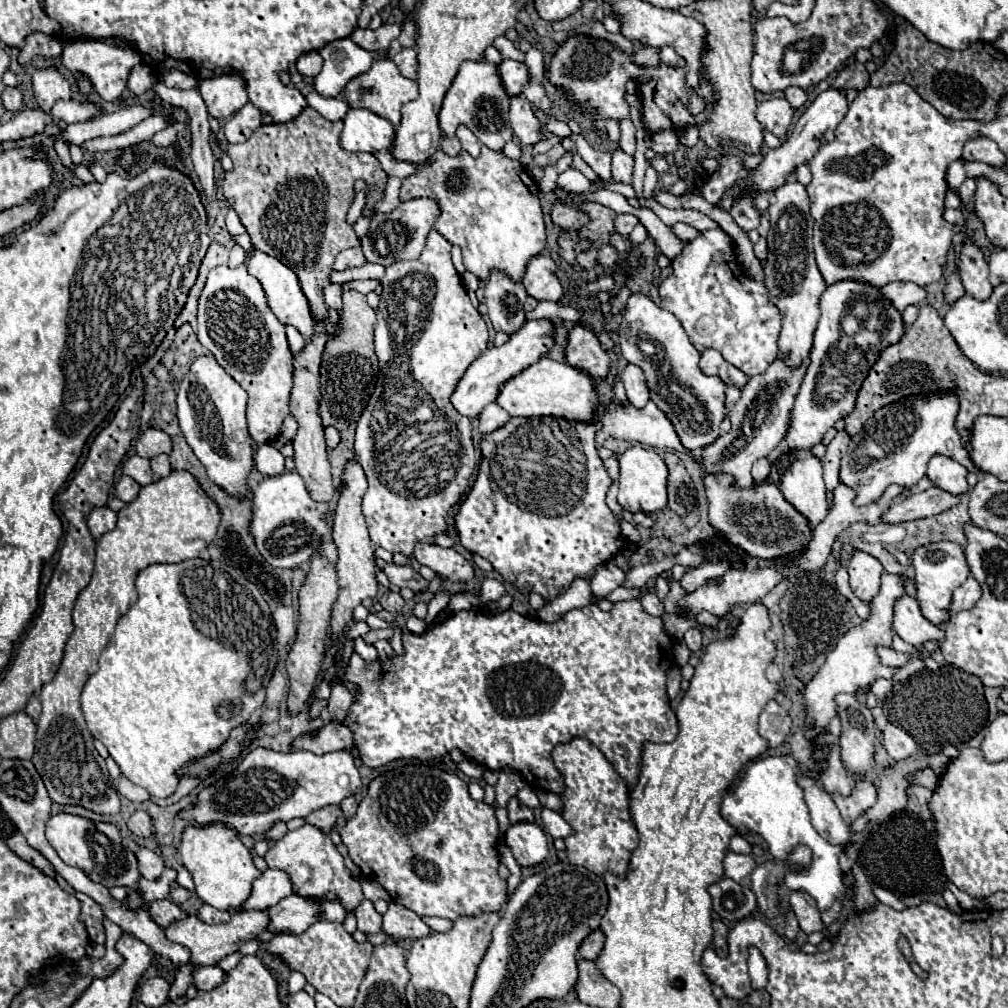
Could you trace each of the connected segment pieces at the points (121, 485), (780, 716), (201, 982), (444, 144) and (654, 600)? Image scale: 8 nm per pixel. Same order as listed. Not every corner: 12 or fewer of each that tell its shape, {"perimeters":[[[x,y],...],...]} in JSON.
{"perimeters":[[[122,476],[114,496],[128,504],[136,500],[140,488],[130,476]],[[774,700],[758,724],[770,748],[790,734],[790,716]],[[218,966],[192,972],[196,990],[212,990],[222,982]],[[442,136],[440,148],[446,154],[462,150],[456,136]],[[642,590],[636,600],[648,614],[662,616],[664,606],[654,592]]]}

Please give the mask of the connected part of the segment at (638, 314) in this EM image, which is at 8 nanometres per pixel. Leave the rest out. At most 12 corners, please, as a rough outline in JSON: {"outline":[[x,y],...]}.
{"outline":[[632,294],[622,356],[686,450],[718,440],[726,384],[674,314]]}

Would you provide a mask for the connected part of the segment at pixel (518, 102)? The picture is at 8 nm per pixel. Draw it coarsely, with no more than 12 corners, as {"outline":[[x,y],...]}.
{"outline":[[510,96],[510,124],[522,144],[536,144],[542,126],[532,104]]}

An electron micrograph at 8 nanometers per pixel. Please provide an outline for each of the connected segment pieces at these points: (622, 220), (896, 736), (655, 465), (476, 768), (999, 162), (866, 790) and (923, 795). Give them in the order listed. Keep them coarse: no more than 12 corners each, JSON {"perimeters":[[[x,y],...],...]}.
{"perimeters":[[[618,214],[614,228],[622,238],[628,238],[638,218],[632,214]],[[886,724],[884,748],[894,760],[918,750],[914,738],[898,726]],[[628,448],[618,504],[636,514],[668,506],[660,454]],[[465,758],[457,768],[470,778],[483,776],[480,764]],[[974,136],[964,144],[962,158],[1004,166],[1006,156],[996,142]],[[856,778],[848,796],[832,794],[846,824],[878,800],[870,780]],[[910,784],[908,810],[922,820],[930,820],[926,798],[930,790],[924,786]]]}

